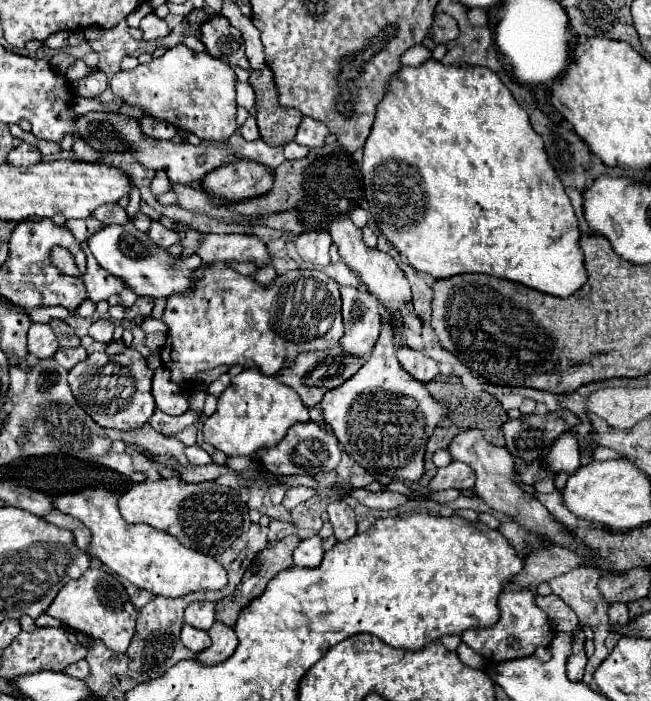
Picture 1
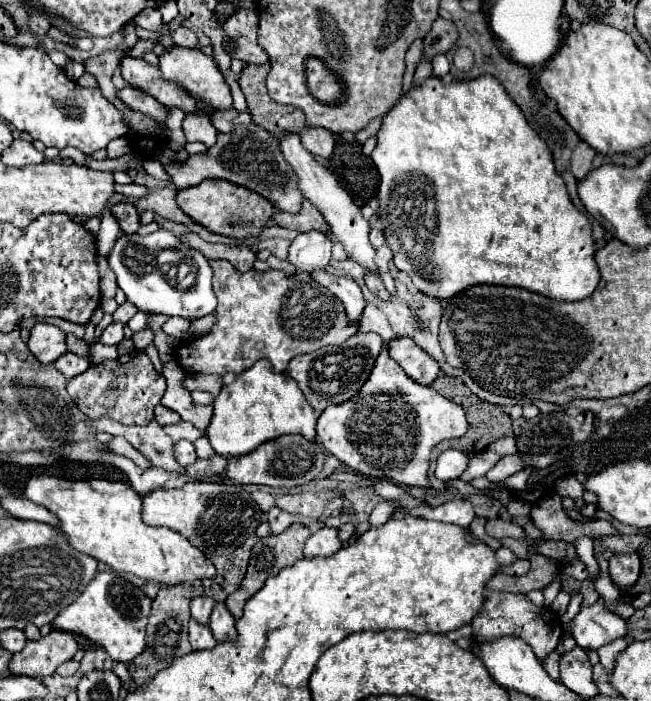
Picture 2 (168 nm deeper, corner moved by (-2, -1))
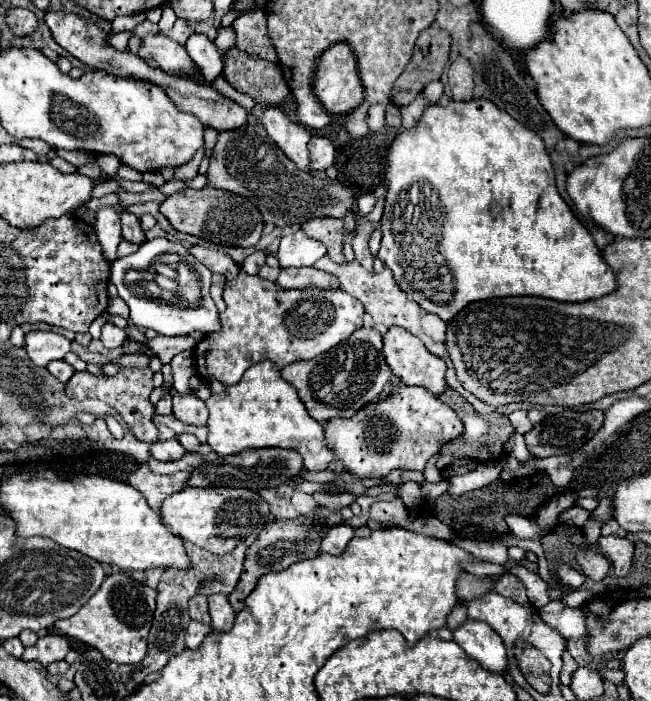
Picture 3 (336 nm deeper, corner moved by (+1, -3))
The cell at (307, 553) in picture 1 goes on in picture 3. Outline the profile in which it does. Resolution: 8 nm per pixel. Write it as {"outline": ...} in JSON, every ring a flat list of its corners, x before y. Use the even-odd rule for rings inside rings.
{"outline":[[338,524,338,526,330,528,328,534,324,536,324,540,320,544,320,552,342,554,352,538,354,538,354,528,348,524]]}

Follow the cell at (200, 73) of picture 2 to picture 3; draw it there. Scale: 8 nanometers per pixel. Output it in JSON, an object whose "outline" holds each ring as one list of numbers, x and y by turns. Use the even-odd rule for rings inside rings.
{"outline":[[146,34,140,42,140,50,138,56,144,60,154,60,158,62,158,66,164,72,172,72,172,70,180,70,184,76,190,76,196,68,196,64,190,60,190,56,186,54,184,46,174,42,172,38,164,36,164,34]]}

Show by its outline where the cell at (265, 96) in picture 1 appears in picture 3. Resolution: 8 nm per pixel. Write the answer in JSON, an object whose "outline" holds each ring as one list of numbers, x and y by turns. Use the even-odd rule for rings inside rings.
{"outline":[[238,48,224,52,224,78,238,92,252,96,262,108,268,104,282,104,288,96,288,86,278,64,248,56]]}

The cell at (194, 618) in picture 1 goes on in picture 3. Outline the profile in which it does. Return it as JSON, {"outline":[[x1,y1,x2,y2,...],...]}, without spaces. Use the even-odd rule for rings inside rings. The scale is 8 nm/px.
{"outline":[[198,594,190,600,190,618,202,624,210,624,210,614,208,614,208,600,206,596]]}

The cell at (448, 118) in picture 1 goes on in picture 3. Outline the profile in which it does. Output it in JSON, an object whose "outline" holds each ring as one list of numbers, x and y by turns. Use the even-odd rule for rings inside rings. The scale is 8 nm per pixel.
{"outline":[[450,100,446,106,432,104,424,110,420,124,410,132,400,132,390,146,388,164,386,164,386,204,382,216,382,246,380,246,380,260,392,270,396,284,426,312,440,316,444,322,452,320,462,308,470,302,488,300,488,298,506,298,506,296,540,296,558,302,586,302,598,296,606,296,616,290,616,276,612,268,600,256,598,246,594,244,592,234,578,222,572,214,568,204,558,194,554,182,554,170,550,156,544,150,544,142,538,134,516,122,506,112,498,110,490,100,470,100,470,102,454,102]]}

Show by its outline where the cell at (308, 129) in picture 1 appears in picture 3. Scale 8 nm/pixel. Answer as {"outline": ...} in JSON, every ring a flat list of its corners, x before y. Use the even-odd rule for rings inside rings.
{"outline":[[314,136,308,144,308,150,310,150,310,170,312,172,324,172,336,160,336,150,328,138]]}

